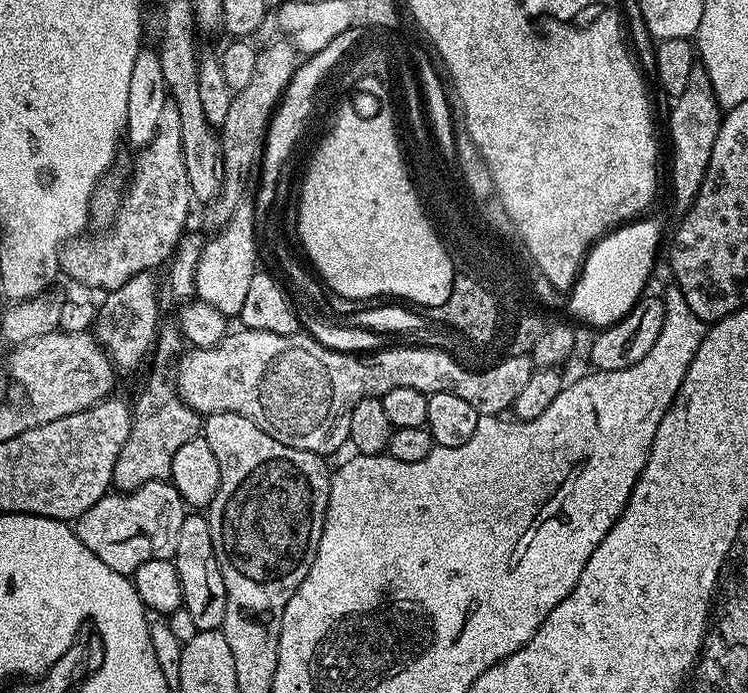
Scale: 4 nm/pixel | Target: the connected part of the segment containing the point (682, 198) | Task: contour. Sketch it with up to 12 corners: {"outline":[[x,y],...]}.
{"outline":[[697,66],[671,101],[672,196],[694,202],[722,109]]}

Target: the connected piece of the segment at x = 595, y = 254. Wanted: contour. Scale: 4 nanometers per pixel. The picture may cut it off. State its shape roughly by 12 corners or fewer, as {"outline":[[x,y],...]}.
{"outline":[[650,216],[585,256],[570,308],[593,329],[645,293],[661,240]]}

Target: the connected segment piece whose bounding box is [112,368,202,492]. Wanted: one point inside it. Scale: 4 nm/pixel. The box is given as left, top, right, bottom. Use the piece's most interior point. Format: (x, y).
(162, 422)

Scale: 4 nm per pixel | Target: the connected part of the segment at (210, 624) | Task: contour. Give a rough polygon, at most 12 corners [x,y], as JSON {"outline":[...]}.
{"outline":[[185,515],[174,563],[196,631],[223,629],[226,582],[207,515]]}

